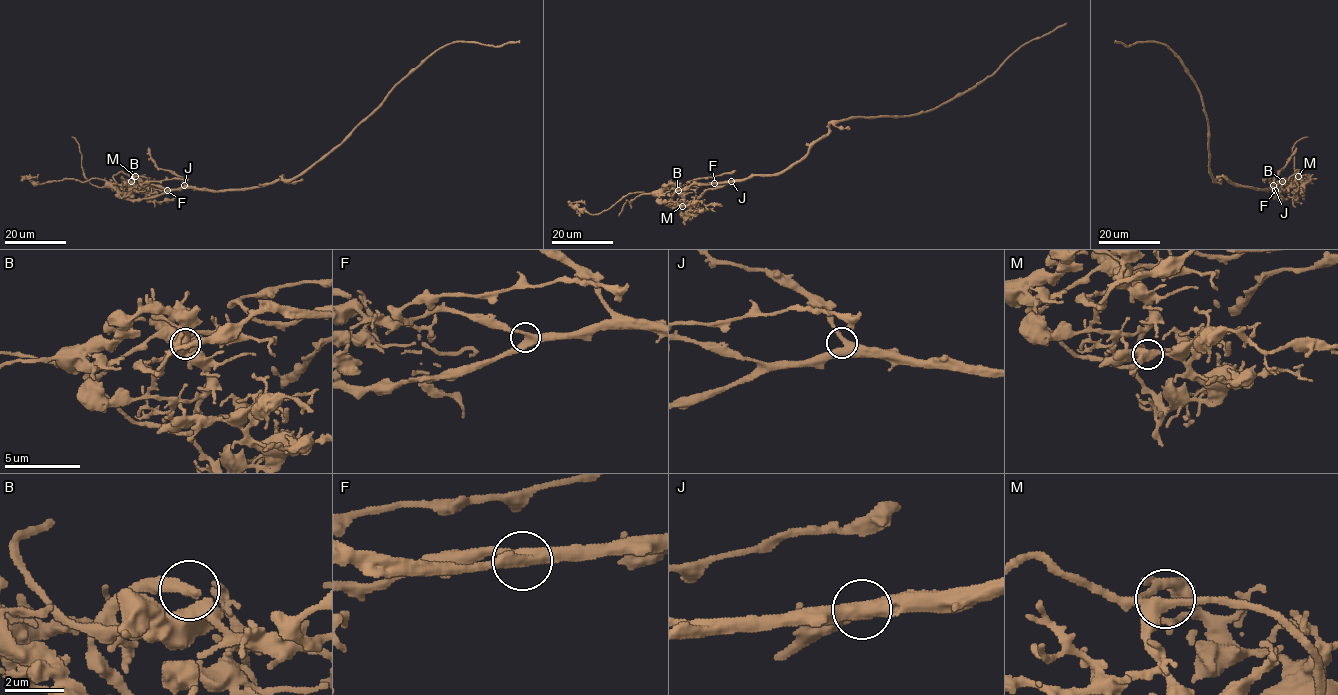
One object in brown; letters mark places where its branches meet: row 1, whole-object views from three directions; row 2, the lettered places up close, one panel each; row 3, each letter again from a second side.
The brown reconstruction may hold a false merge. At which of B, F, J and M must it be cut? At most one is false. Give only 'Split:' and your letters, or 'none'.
Split: B

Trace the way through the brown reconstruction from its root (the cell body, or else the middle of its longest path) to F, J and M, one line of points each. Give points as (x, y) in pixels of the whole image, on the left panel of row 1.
F: (281, 176), (250, 188), (167, 190)
J: (281, 176), (261, 186), (229, 190), (207, 190), (184, 185)
M: (281, 176), (250, 188), (168, 189), (149, 197), (132, 200), (129, 195), (135, 187), (135, 176)

